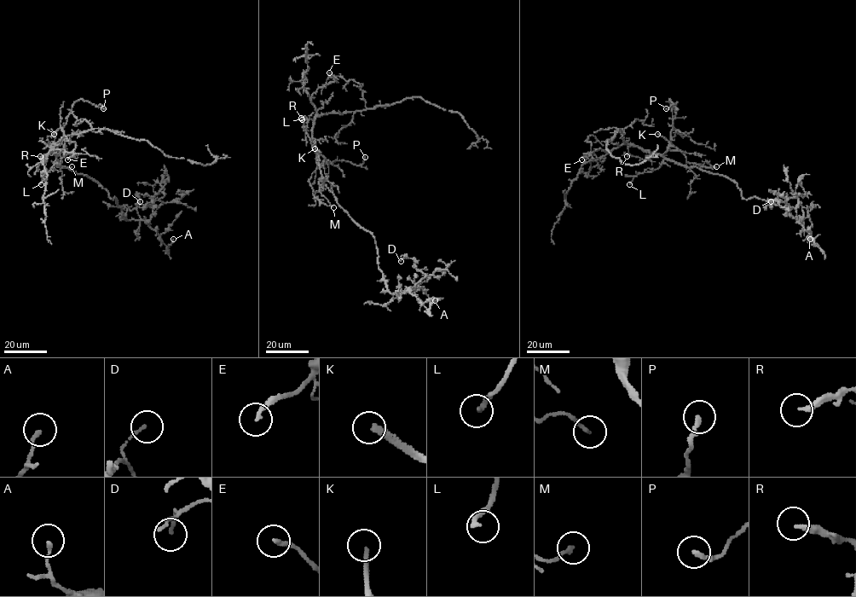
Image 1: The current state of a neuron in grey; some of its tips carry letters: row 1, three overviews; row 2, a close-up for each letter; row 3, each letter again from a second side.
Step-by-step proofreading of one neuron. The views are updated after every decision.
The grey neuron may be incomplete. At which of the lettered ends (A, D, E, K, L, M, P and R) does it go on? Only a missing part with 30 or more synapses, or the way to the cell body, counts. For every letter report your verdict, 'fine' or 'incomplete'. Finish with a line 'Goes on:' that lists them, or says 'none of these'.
A: fine
D: fine
E: fine
K: incomplete
L: incomplete
M: fine
P: fine
R: fine
Goes on: K, L

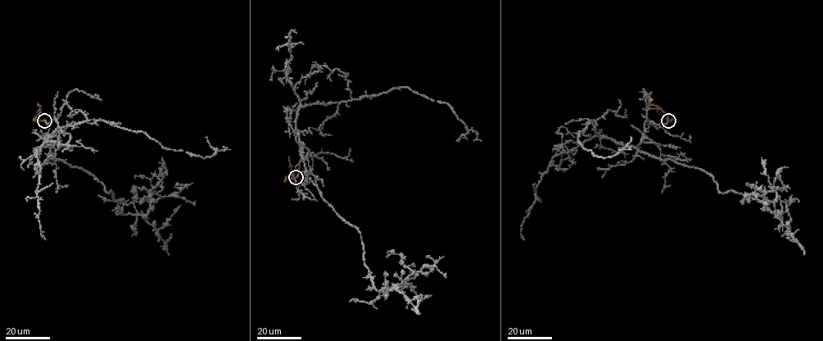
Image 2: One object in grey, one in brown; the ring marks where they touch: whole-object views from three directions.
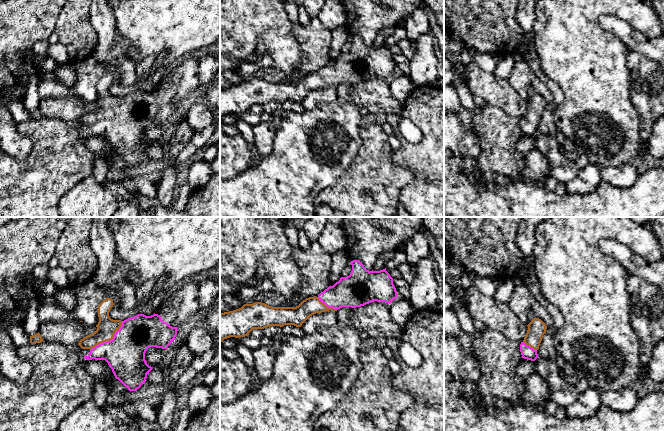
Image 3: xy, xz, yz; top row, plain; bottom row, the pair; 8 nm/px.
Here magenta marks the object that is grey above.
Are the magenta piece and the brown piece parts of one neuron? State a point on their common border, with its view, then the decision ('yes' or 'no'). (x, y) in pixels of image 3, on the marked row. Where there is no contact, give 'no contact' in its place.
contact xy (110, 340); yes

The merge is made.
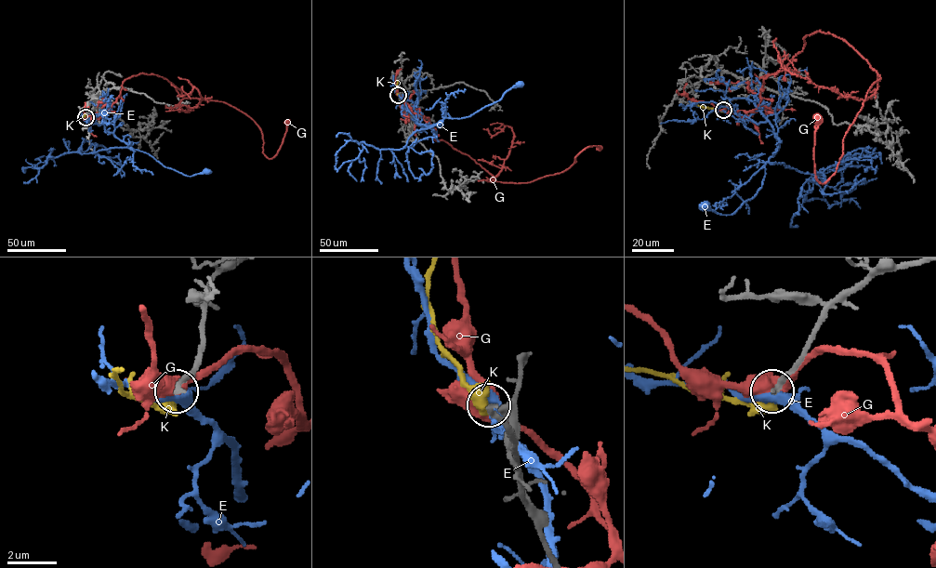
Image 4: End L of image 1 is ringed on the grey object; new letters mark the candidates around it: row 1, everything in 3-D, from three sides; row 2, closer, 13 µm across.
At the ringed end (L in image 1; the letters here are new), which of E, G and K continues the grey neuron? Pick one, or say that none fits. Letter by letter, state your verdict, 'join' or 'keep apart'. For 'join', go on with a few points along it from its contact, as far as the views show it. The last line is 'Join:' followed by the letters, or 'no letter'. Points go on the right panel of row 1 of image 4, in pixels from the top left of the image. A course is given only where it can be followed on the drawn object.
E: keep apart
G: keep apart
K: keep apart
Join: no letter

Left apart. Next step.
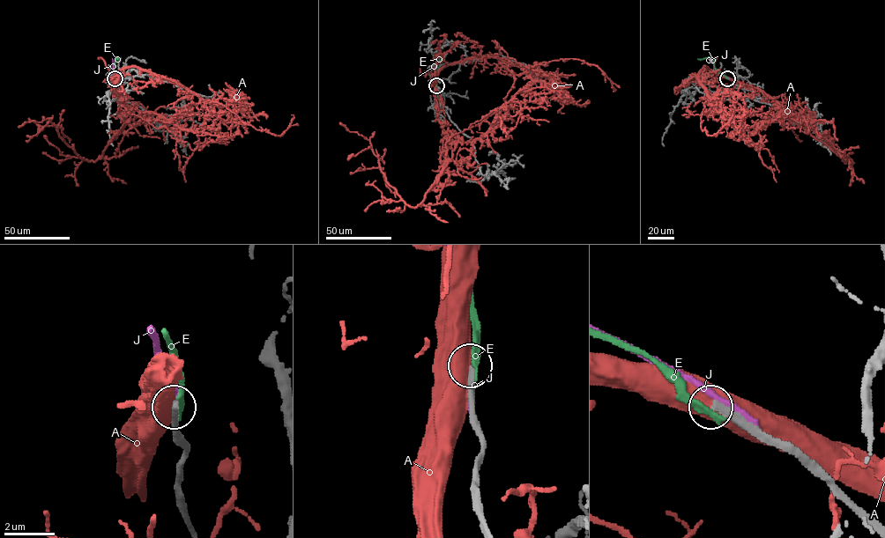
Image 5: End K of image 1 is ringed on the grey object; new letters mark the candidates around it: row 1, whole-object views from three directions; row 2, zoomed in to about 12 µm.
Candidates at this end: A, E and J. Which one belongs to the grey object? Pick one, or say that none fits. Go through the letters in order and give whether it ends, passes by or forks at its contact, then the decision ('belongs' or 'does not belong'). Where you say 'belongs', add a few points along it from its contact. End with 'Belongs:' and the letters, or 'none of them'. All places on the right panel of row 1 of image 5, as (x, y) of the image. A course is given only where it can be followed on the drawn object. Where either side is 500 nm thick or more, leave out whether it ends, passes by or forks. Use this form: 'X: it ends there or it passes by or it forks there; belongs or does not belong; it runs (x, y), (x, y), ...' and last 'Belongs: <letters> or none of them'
A: does not belong
E: it ends there; does not belong
J: it ends there; does not belong
Belongs: none of them

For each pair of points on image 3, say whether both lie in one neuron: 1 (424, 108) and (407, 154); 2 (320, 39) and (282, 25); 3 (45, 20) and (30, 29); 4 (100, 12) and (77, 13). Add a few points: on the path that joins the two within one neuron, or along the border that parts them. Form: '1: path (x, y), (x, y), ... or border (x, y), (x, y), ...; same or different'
1: path (427, 121), (427, 140), (420, 147); same
2: border (290, 22), (293, 36), (301, 51); different
3: path (41, 20), (34, 25); same
4: border (89, 10), (89, 21), (97, 35); different

